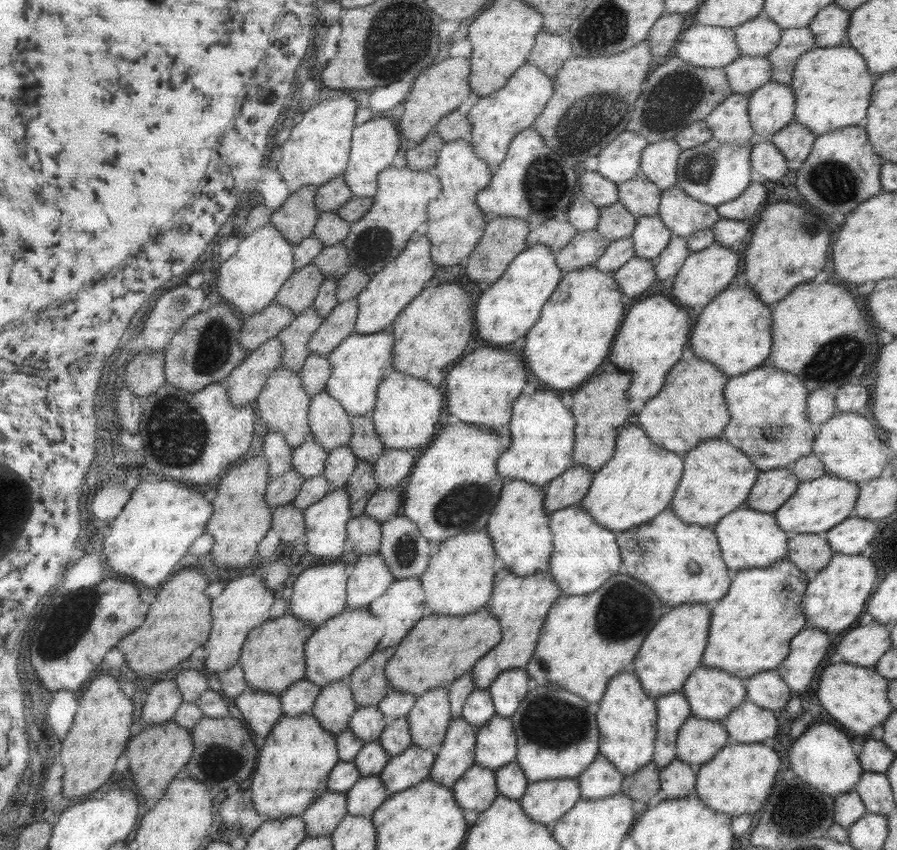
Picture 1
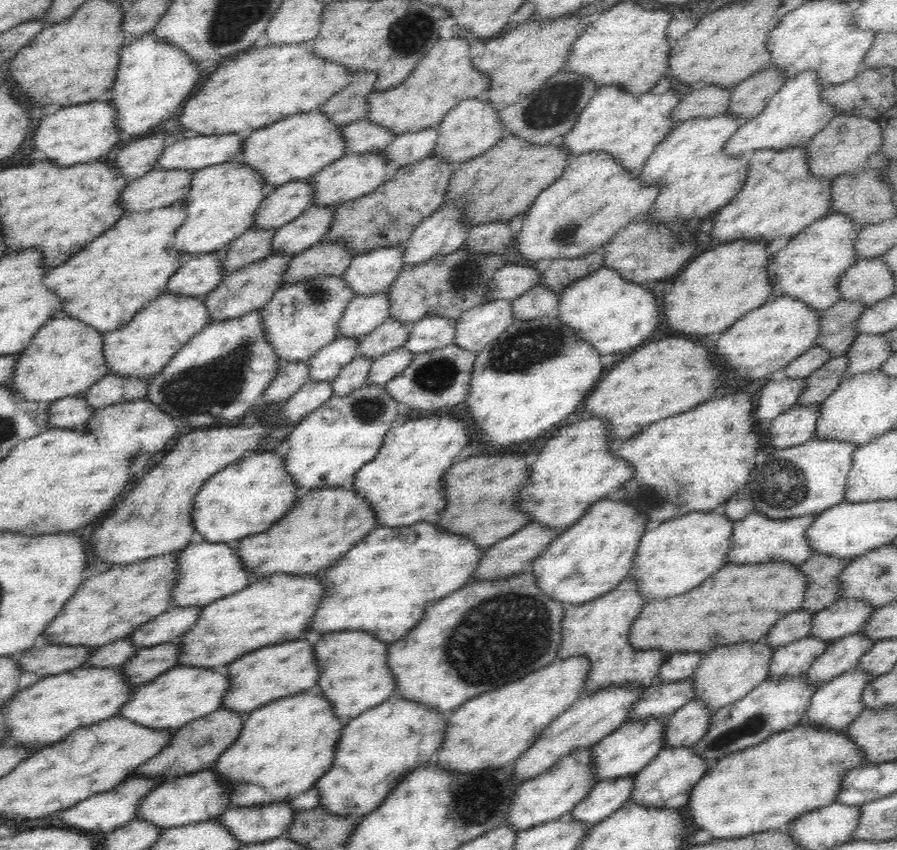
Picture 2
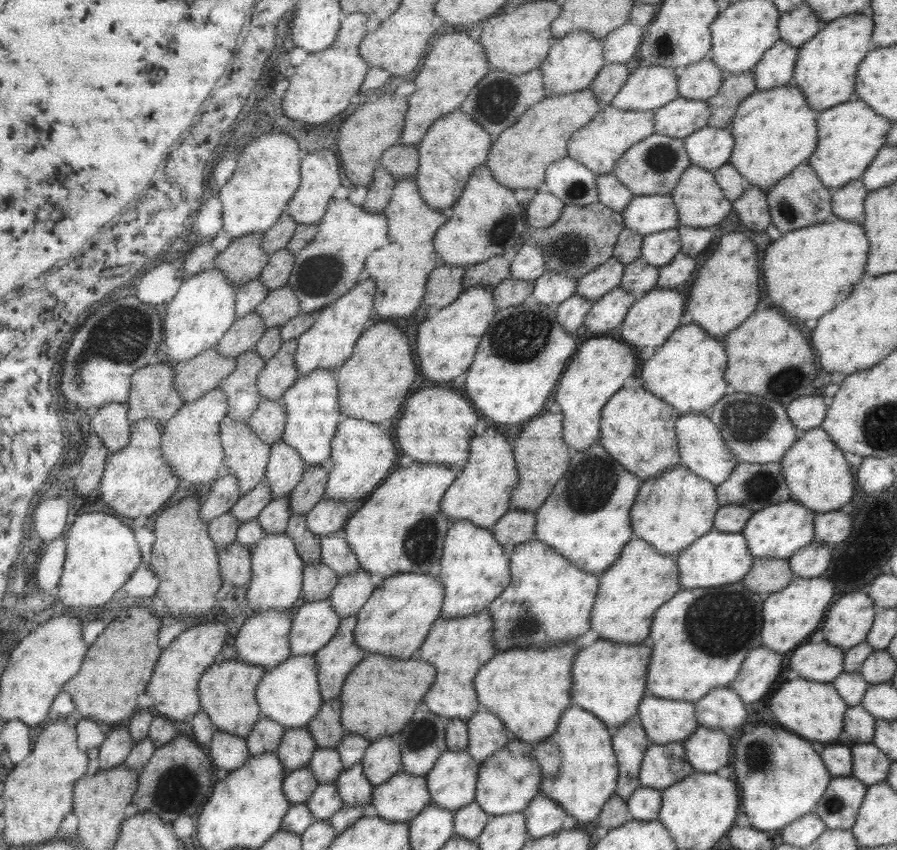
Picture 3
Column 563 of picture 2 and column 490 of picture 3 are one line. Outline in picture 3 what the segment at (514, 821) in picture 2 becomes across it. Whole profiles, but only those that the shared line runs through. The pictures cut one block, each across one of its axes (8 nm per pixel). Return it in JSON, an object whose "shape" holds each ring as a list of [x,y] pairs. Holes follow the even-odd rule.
{"shape":[[[513,737],[503,750],[496,751],[480,763],[475,783],[475,796],[472,801],[485,814],[493,817],[520,812],[535,795],[539,794],[541,768],[529,754],[532,746]]]}

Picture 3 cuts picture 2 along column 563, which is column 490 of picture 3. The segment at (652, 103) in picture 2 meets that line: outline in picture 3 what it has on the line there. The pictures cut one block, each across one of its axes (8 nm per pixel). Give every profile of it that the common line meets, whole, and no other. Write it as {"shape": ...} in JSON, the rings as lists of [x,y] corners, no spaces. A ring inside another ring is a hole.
{"shape":[[[453,110],[433,121],[416,145],[418,165],[413,176],[425,206],[447,213],[459,198],[472,170],[486,161],[492,141],[490,134],[461,110]]]}

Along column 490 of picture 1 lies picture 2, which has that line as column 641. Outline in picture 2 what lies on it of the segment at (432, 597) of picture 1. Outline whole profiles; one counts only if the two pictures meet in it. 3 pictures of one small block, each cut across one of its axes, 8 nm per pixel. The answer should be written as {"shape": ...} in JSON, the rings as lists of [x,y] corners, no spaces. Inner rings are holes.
{"shape":[[[712,510],[706,512],[688,512],[676,518],[663,522],[654,530],[646,531],[642,537],[633,571],[629,576],[635,578],[637,587],[642,596],[650,600],[659,600],[684,594],[700,586],[718,570],[730,565],[728,555],[733,545],[733,526],[738,520],[730,520],[725,514],[716,514]]]}

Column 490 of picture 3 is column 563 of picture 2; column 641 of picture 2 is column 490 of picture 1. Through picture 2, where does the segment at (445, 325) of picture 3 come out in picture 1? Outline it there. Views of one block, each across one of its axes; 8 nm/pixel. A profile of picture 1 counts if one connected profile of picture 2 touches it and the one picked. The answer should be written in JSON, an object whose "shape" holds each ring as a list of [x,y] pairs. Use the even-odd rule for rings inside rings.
{"shape":[[[531,246],[523,249],[511,259],[501,278],[483,287],[481,295],[473,304],[475,336],[487,346],[507,346],[523,336],[539,319],[541,306],[557,287],[562,272],[557,268],[555,252],[545,246]]]}

